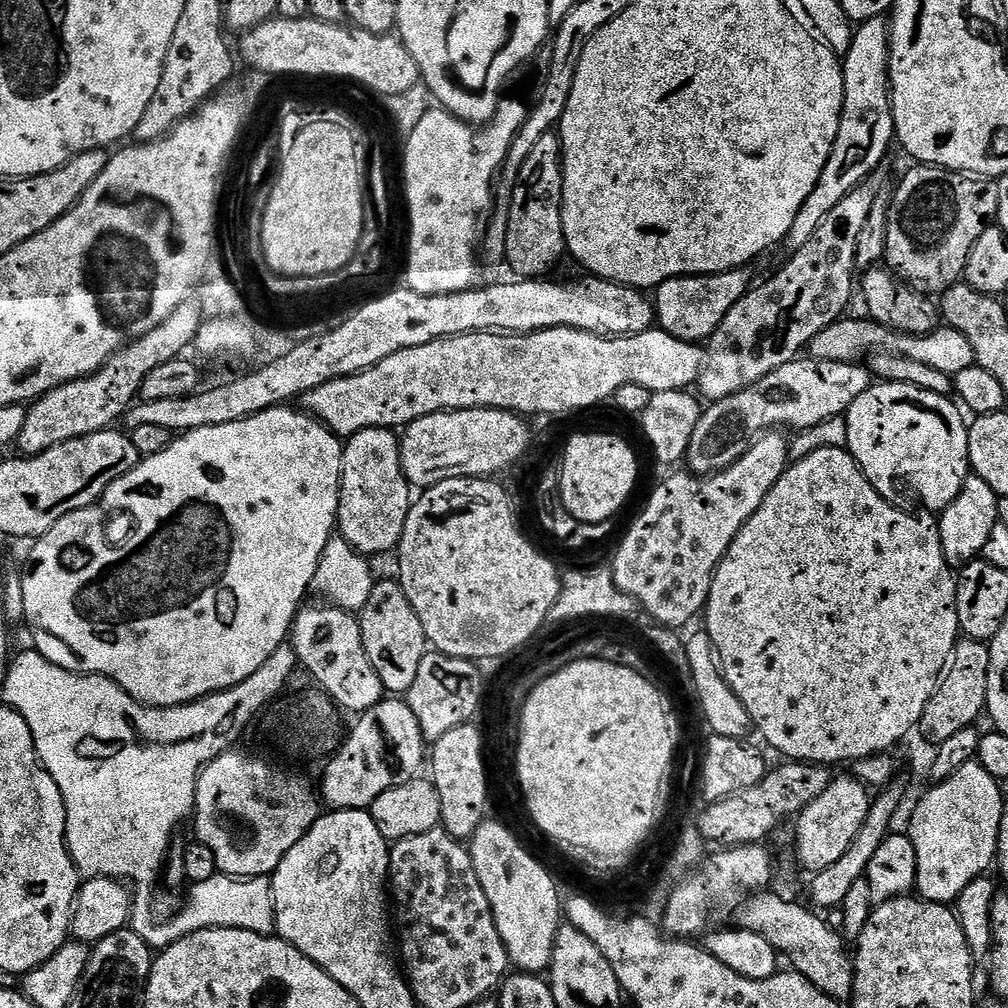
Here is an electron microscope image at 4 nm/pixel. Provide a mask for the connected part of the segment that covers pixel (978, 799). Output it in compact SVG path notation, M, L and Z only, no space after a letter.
M979 762L962 766L950 778L939 781L920 801L912 812L912 821L906 828L906 835L912 839L914 854L918 858L916 887L919 899L935 904L951 905L956 902L966 886L983 877L987 868L997 863L1000 846L1002 814L1006 811L1001 781L996 780Z

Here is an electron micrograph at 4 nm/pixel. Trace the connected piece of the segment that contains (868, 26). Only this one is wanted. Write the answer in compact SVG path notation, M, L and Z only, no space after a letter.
M883 19L863 21L853 31L850 50L843 53L842 56L842 67L844 69L844 113L838 126L838 138L834 142L830 158L818 178L818 186L814 186L810 198L806 198L806 202L802 202L802 210L798 210L798 218L794 218L794 226L790 226L790 234L782 241L782 248L785 248L785 253L788 254L802 250L802 246L806 246L806 242L810 242L810 238L816 233L818 226L822 226L826 214L830 214L830 210L834 210L834 206L838 206L838 202L842 202L842 198L849 196L858 185L865 183L871 177L868 175L883 162L888 147L894 144L896 127L892 117L892 97L890 95L890 28Z

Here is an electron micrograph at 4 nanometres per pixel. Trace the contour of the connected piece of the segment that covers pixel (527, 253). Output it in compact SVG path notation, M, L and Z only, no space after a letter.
M547 132L530 158L522 162L520 179L512 191L508 205L508 233L506 234L507 267L512 267L517 277L544 278L560 259L565 259L564 247L564 162L559 135Z

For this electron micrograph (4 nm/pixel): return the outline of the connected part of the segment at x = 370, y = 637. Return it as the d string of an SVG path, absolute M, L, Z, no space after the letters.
M395 579L373 583L372 593L364 609L358 613L362 646L366 650L366 658L370 658L370 666L382 678L382 686L388 694L406 694L416 678L422 655L422 633L418 614L414 614L414 606L406 598L399 583Z

